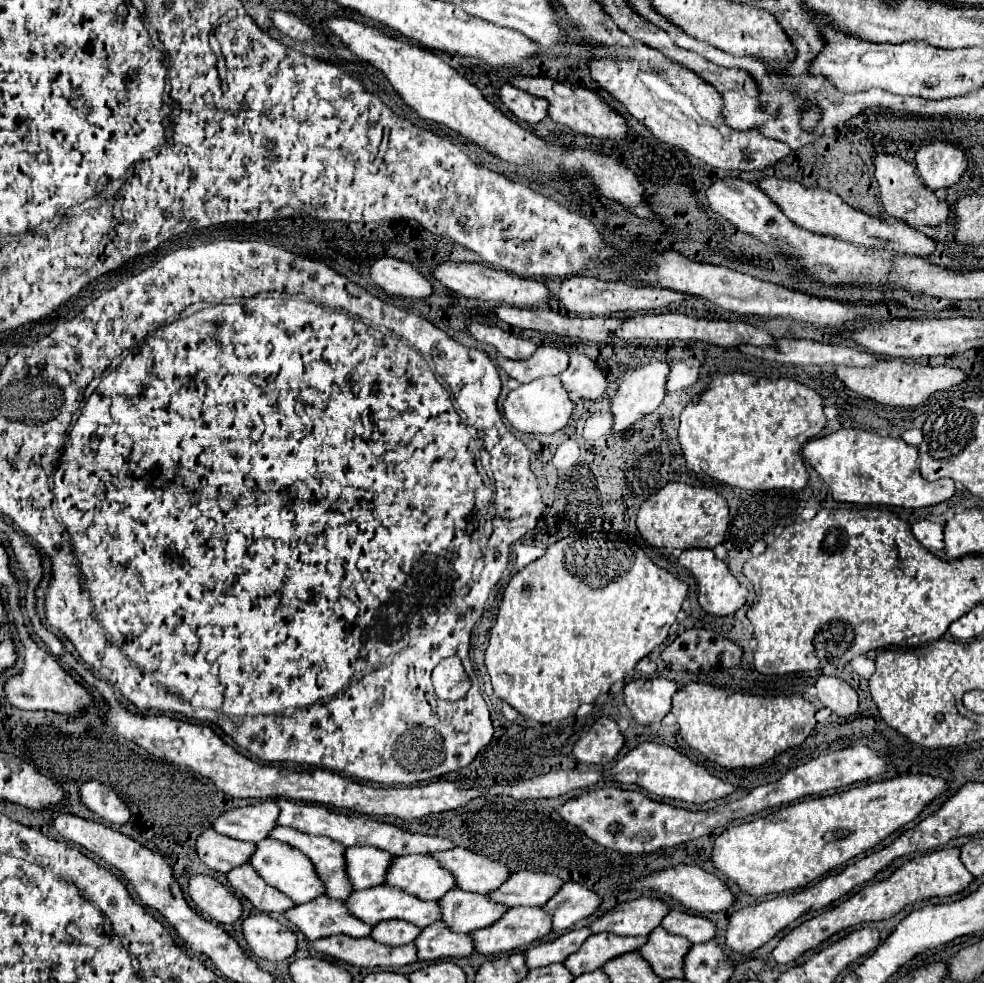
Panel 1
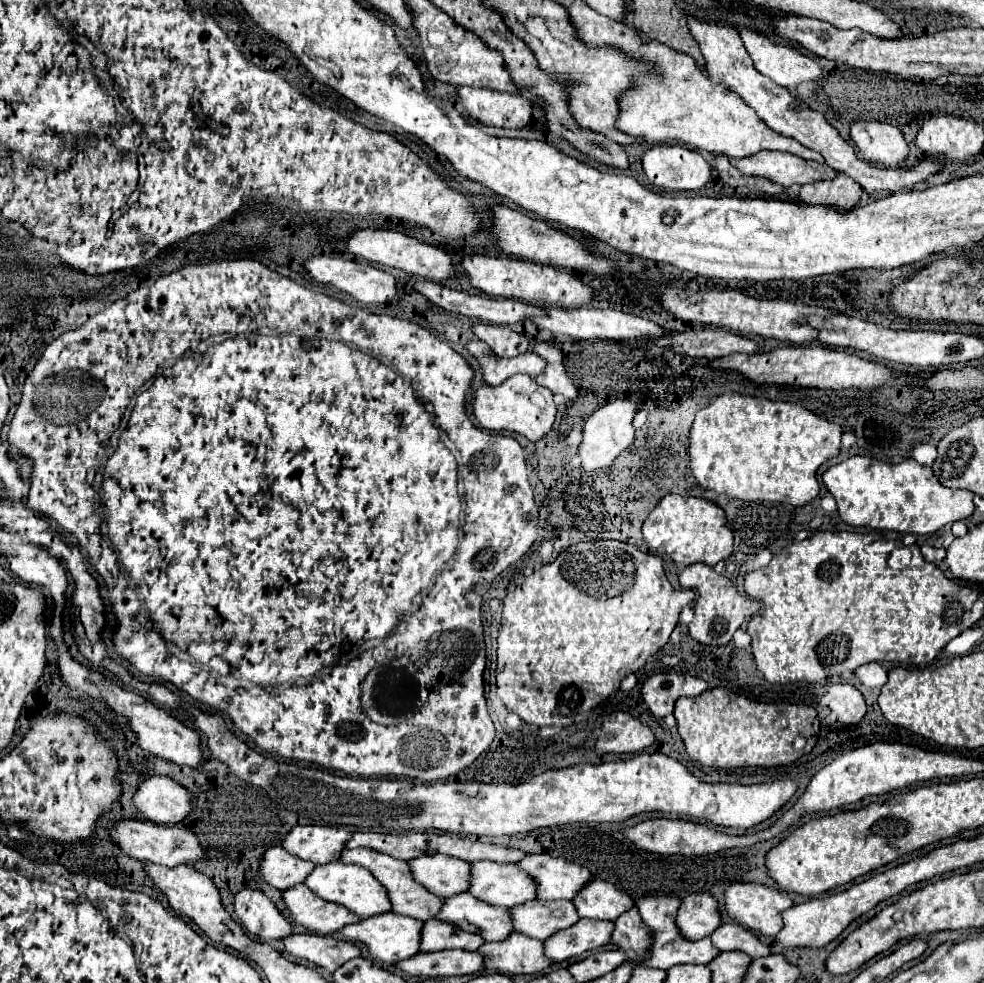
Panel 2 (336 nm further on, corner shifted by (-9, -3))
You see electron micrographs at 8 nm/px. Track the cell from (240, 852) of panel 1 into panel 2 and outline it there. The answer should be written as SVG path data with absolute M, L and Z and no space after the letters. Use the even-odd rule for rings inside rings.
M271 847L265 853L263 865L261 865L263 879L281 891L287 891L289 887L305 883L305 879L313 869L315 869L315 863L303 861L297 855L287 853L283 847Z

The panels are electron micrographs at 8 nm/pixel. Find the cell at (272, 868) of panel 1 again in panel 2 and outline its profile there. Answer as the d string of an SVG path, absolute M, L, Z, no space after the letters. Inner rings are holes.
M341 861L327 863L327 865L317 865L315 871L309 875L309 881L305 881L305 885L315 895L321 895L321 899L345 905L349 911L357 913L363 919L373 917L373 915L383 915L383 913L391 911L391 901L389 901L387 889L361 865L345 865Z

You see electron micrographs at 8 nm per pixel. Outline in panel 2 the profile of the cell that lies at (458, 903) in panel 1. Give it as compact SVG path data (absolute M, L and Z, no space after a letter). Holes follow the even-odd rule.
M535 899L509 911L513 915L513 925L517 931L541 941L555 935L557 931L569 929L579 921L577 909L571 901L545 903L541 899Z

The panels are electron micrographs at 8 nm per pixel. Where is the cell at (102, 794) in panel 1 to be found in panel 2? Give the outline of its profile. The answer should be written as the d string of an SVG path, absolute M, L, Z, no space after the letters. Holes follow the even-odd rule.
M155 775L143 781L133 797L145 819L157 825L181 823L191 813L191 799L191 791L163 775Z

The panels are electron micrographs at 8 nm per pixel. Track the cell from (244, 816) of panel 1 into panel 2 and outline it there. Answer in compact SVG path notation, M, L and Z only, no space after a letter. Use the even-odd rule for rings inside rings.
M297 825L283 841L283 847L301 859L323 865L339 861L341 851L349 839L351 833L341 827Z

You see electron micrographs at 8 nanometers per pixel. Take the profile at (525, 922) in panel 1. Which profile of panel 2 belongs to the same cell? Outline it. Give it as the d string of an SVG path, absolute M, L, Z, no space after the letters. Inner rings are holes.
M579 919L577 927L561 931L561 935L553 935L553 939L547 939L545 953L555 961L567 961L579 957L585 951L599 949L611 943L613 927L615 925L611 921Z

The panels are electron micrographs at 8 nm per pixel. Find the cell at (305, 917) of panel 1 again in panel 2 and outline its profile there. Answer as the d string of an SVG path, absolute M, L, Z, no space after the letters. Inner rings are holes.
M389 913L389 915L375 915L375 919L363 919L363 923L343 927L341 937L367 947L369 953L379 963L395 965L401 959L411 959L413 955L421 953L421 949L419 949L421 947L421 929L423 929L423 923L419 919Z

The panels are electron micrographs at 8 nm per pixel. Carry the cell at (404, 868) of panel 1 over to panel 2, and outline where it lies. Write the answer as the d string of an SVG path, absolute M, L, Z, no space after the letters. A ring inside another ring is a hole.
M473 863L471 895L497 907L517 907L537 897L537 883L519 865Z

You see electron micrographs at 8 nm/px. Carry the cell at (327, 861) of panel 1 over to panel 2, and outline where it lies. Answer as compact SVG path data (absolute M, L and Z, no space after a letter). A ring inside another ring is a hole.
M345 849L341 855L341 861L343 863L357 863L357 865L363 865L365 869L369 869L373 873L373 877L387 889L391 905L393 905L393 913L397 913L397 915L429 921L441 911L441 907L445 903L443 897L437 897L435 893L427 891L423 885L419 885L413 879L413 873L411 873L411 867L407 861L393 859L391 855L383 855L383 853L377 853L371 849Z

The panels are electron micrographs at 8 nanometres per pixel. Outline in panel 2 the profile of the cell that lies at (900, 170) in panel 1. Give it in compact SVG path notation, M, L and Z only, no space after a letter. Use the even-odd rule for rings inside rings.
M853 121L849 133L865 161L897 167L909 155L909 147L901 131L889 123Z

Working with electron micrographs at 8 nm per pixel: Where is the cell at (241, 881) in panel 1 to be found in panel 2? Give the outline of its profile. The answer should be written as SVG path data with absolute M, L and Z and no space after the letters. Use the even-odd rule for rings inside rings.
M303 883L285 891L283 899L285 899L293 919L299 925L303 925L311 931L317 931L321 935L337 933L345 925L361 921L361 917L353 915L347 907L341 907L337 903L329 903L329 901L317 897Z

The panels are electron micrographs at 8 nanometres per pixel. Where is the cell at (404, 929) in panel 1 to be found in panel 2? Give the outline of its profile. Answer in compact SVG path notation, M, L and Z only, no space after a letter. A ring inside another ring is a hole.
M431 919L423 927L423 937L421 937L421 949L423 953L431 951L445 951L445 949L469 949L477 951L485 939L479 933L465 933L457 929L451 923Z

